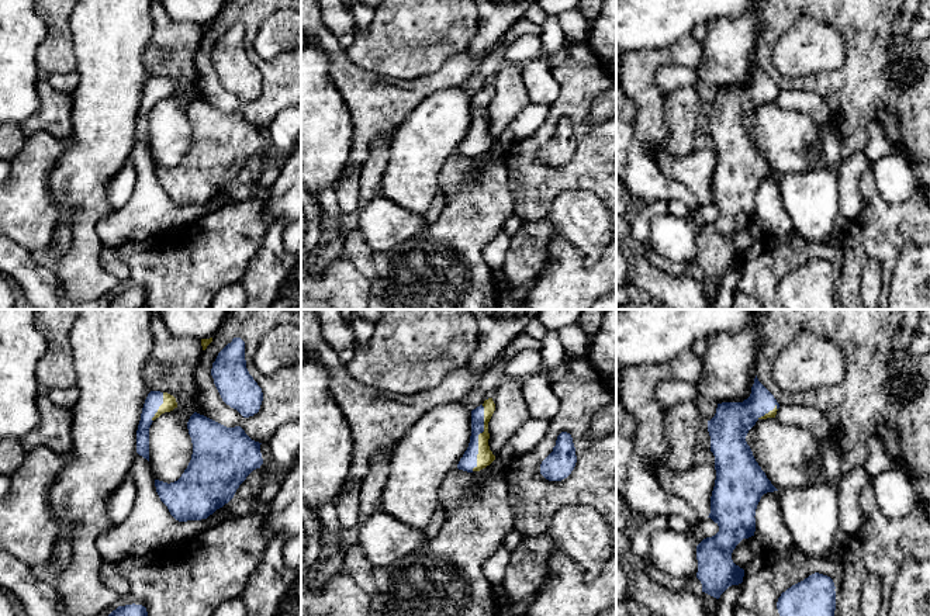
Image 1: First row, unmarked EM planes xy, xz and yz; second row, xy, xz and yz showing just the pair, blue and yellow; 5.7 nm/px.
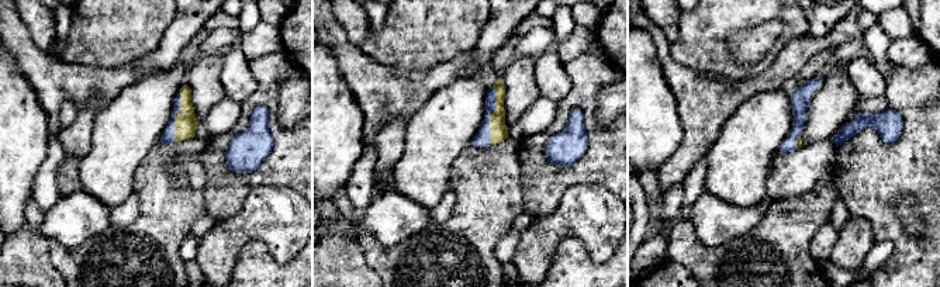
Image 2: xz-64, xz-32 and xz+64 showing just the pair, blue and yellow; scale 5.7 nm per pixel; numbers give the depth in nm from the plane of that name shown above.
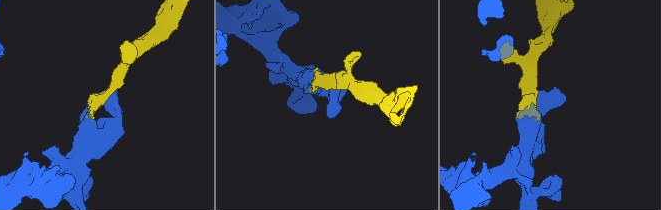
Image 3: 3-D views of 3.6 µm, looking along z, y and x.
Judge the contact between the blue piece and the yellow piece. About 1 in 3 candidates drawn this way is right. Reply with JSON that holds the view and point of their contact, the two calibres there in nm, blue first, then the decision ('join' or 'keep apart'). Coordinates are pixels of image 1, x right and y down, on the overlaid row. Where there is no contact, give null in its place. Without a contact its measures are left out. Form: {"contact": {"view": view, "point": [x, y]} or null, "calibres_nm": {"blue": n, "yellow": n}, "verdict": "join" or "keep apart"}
{"contact": {"view": "xz", "point": [477, 438]}, "calibres_nm": {"blue": 90, "yellow": 90}, "verdict": "join"}

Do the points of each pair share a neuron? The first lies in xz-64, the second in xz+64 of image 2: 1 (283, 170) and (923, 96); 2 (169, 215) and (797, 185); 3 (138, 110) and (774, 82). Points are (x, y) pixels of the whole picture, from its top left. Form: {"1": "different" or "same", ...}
{"1": "same", "2": "different", "3": "different"}

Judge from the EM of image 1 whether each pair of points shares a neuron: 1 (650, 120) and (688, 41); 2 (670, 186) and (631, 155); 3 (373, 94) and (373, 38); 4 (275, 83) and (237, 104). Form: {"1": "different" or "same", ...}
{"1": "same", "2": "same", "3": "different", "4": "same"}

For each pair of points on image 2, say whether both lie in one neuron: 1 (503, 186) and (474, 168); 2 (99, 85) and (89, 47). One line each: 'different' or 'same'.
1: same
2: different

